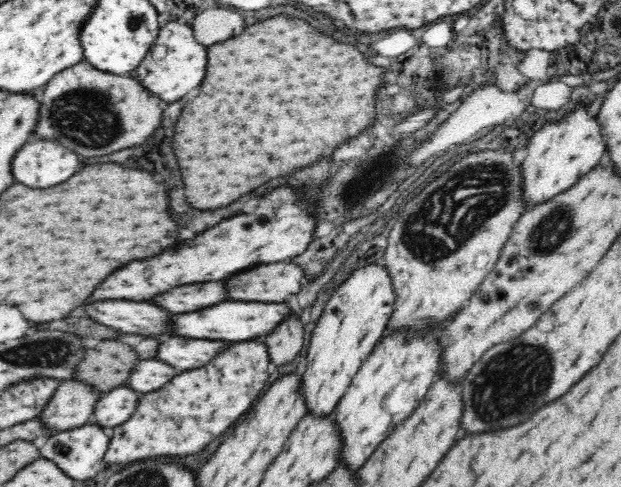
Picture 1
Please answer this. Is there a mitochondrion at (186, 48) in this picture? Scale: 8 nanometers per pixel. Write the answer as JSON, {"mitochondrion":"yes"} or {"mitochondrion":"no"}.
{"mitochondrion":"no"}

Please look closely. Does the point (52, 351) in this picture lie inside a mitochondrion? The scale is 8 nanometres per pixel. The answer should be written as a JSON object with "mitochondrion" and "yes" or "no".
{"mitochondrion":"yes"}

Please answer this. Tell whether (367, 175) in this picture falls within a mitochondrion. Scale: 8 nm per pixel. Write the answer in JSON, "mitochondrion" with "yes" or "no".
{"mitochondrion":"yes"}

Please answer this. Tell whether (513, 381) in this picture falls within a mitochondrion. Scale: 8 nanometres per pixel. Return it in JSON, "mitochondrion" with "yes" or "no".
{"mitochondrion":"yes"}

